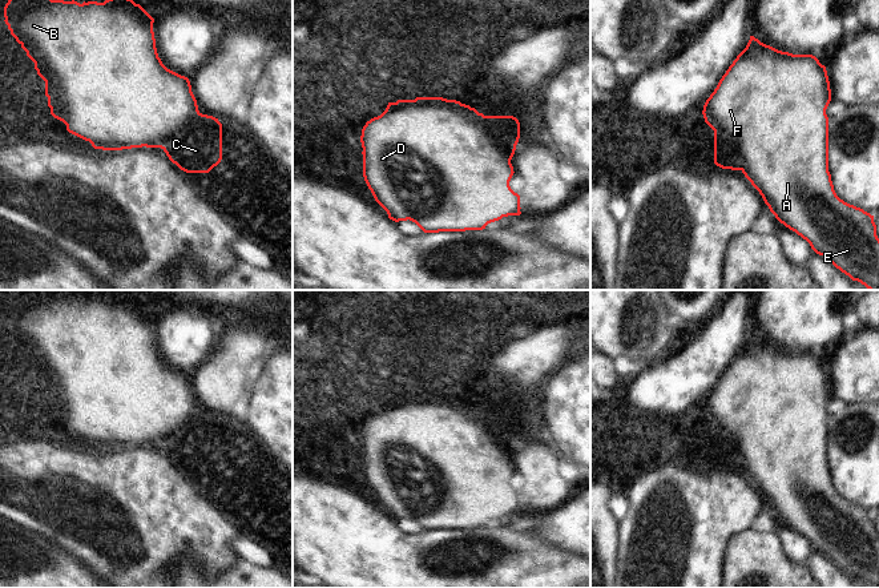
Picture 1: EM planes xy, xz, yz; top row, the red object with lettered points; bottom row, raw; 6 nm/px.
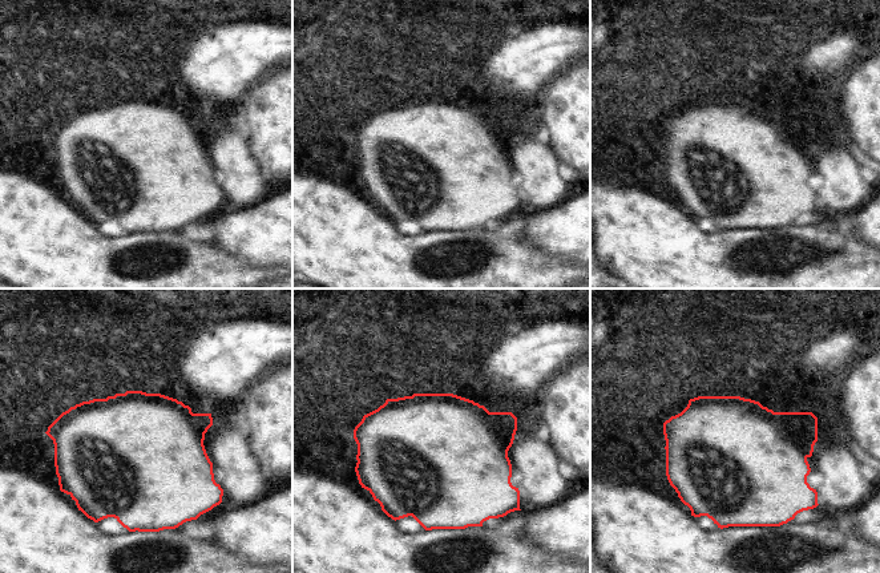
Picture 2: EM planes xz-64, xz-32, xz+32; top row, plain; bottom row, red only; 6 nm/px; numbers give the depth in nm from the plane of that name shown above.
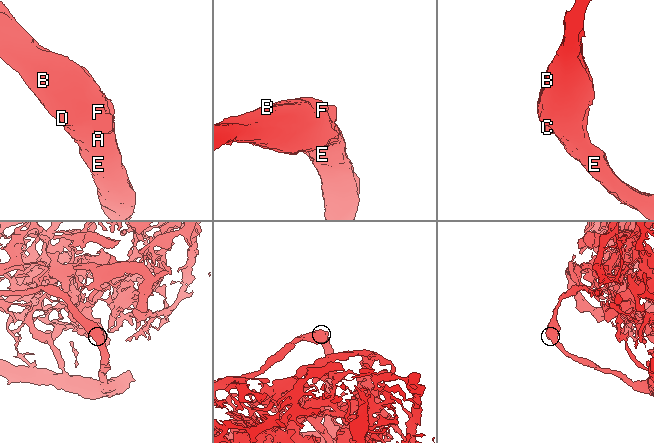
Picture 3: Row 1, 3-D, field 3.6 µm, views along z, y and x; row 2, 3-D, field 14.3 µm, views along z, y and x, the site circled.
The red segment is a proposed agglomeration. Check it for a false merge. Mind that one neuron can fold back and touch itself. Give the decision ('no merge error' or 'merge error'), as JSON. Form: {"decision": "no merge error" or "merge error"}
{"decision": "no merge error"}

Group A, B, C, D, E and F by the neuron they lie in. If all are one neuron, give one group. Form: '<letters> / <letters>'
A B C D E F

